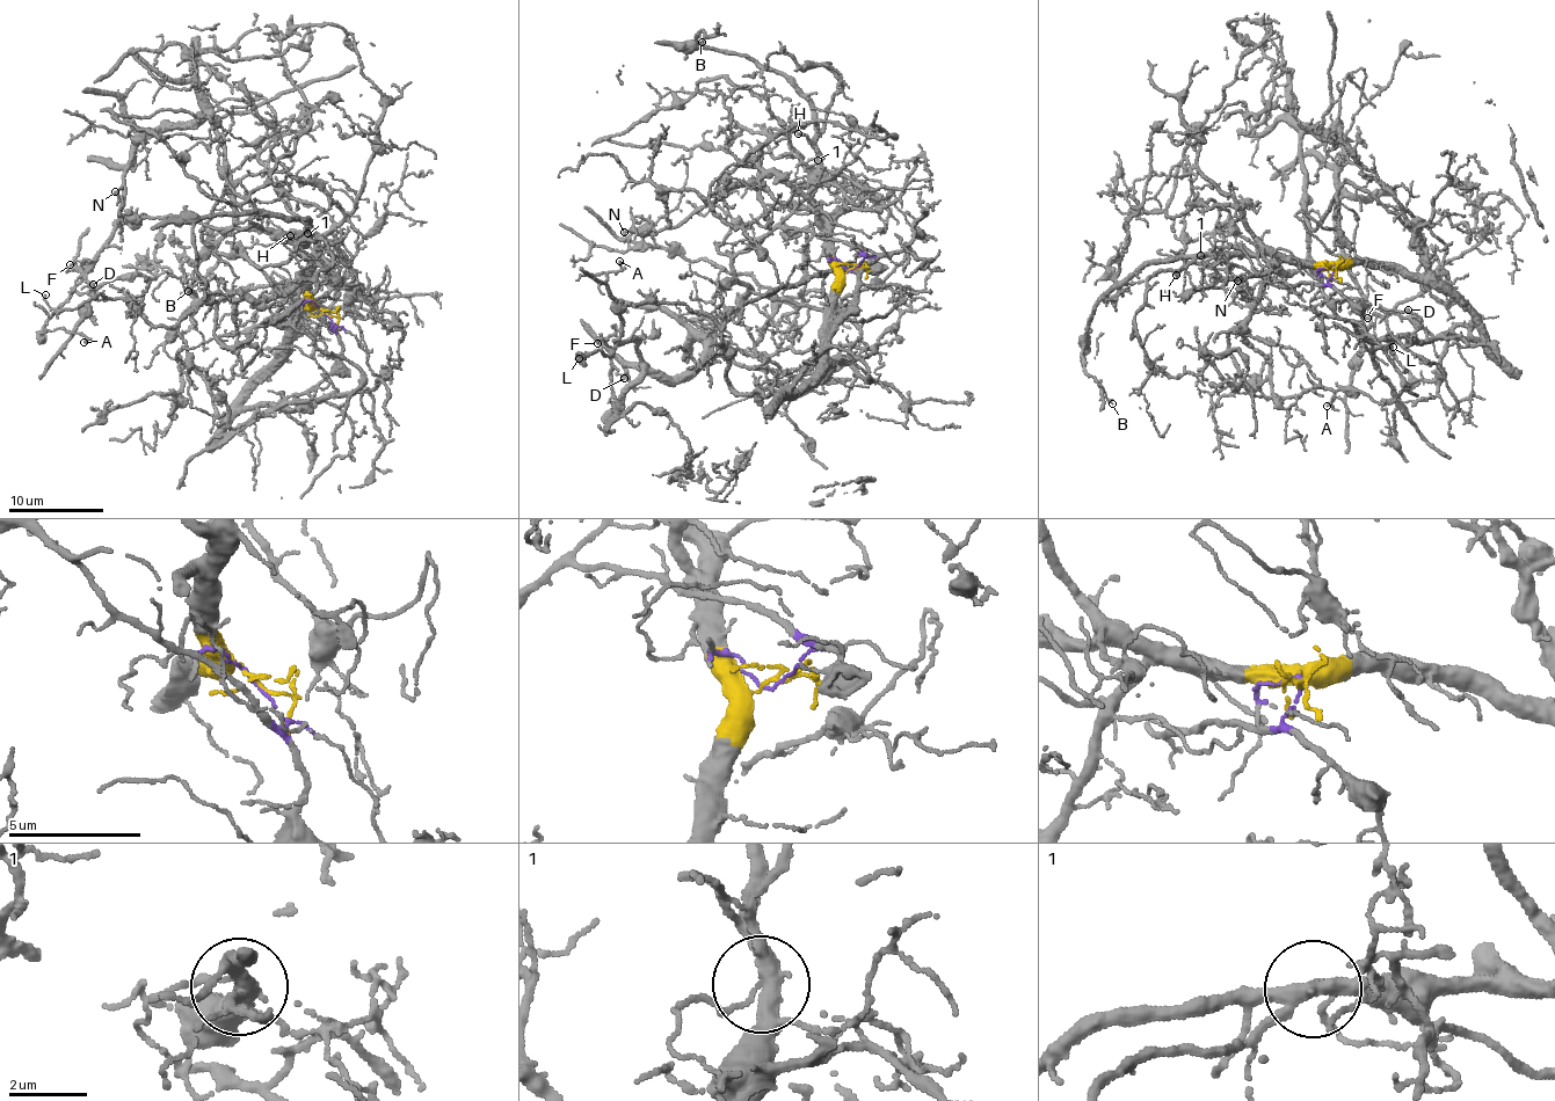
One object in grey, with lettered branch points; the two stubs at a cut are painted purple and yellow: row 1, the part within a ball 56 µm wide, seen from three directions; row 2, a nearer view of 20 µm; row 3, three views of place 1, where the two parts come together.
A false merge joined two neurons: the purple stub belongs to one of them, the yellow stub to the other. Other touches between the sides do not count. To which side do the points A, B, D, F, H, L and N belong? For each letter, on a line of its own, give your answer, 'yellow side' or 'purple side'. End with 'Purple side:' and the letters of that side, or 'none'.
A: purple side
B: yellow side
D: purple side
F: purple side
H: yellow side
L: purple side
N: yellow side
Purple side: A, D, F, L

